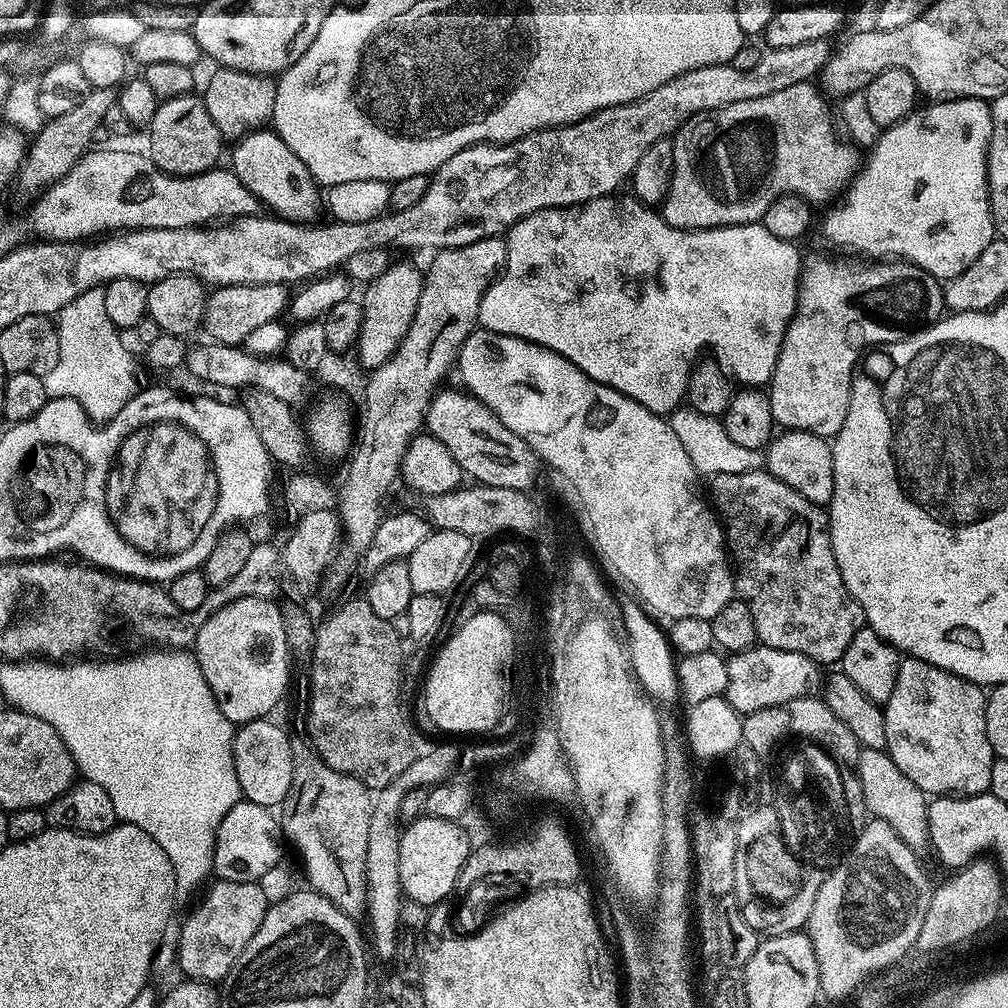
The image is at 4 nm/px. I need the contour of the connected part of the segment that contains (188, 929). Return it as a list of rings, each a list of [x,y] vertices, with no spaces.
[[[221,879],[215,883],[180,930],[178,964],[180,960],[183,975],[189,980],[223,981],[231,973],[234,962],[238,962],[242,950],[246,950],[250,938],[258,934],[258,926],[262,926],[262,918],[270,907],[259,883]]]

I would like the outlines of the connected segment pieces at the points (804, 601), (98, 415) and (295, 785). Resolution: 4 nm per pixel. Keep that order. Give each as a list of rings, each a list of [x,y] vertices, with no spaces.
[[[766,470],[718,474],[711,477],[710,484],[711,503],[724,530],[726,551],[734,565],[734,592],[750,606],[757,641],[766,648],[802,654],[820,666],[835,665],[866,621],[862,606],[858,606],[842,582],[828,533],[827,511]]]
[[[91,288],[86,290],[74,302],[70,302],[58,313],[58,358],[60,359],[50,374],[46,374],[44,385],[49,397],[70,398],[82,406],[82,410],[93,422],[107,422],[112,420],[130,402],[130,398],[136,395],[138,383],[136,384],[136,364],[132,361],[132,356],[128,353],[128,348],[124,345],[121,329],[116,327],[114,322],[110,322],[110,317],[106,315],[106,302],[103,291]]]
[[[296,742],[292,746],[294,778],[278,812],[279,827],[283,839],[296,847],[304,863],[307,887],[325,896],[346,915],[360,918],[368,906],[366,837],[370,834],[373,793],[358,778],[326,766],[313,749],[304,744]]]

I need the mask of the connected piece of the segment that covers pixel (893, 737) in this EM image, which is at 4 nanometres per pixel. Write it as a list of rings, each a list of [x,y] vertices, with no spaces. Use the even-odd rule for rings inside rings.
[[[904,658],[901,659],[898,666],[898,682],[894,682],[894,694],[890,694],[890,698],[882,707],[884,709],[884,717],[886,718],[886,751],[888,756],[894,758],[894,766],[898,766],[898,770],[902,770],[902,774],[906,774],[906,778],[910,778],[910,782],[914,782],[914,786],[918,786],[932,798],[953,794],[959,794],[960,796],[983,796],[988,792],[988,787],[990,786],[990,766],[994,757],[992,755],[992,747],[990,746],[990,738],[986,738],[986,692],[981,685],[970,682],[961,676],[955,676],[953,672],[947,672],[938,666],[930,666],[930,662]]]

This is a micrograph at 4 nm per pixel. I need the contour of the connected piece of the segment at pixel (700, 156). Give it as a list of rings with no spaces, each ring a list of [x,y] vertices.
[[[809,82],[766,94],[766,98],[750,98],[725,108],[699,112],[687,120],[672,140],[674,170],[668,197],[662,205],[665,222],[689,230],[754,224],[763,221],[766,210],[770,210],[770,202],[780,196],[800,196],[813,206],[828,204],[835,196],[843,197],[861,167],[862,156],[856,144],[843,144],[836,137],[827,103],[817,85]]]

